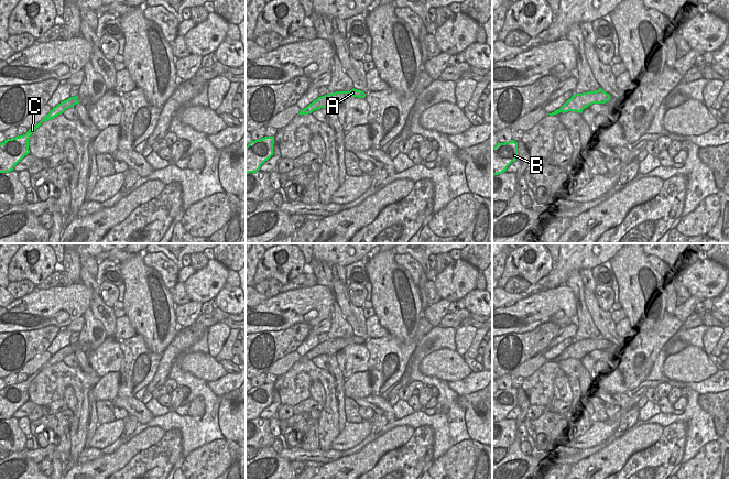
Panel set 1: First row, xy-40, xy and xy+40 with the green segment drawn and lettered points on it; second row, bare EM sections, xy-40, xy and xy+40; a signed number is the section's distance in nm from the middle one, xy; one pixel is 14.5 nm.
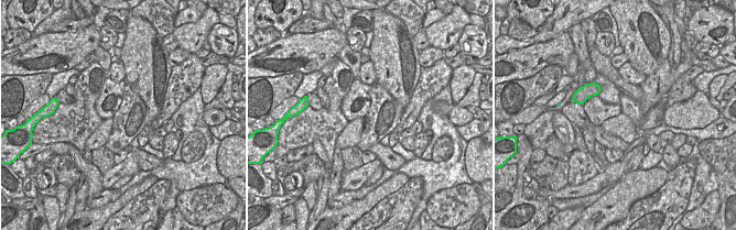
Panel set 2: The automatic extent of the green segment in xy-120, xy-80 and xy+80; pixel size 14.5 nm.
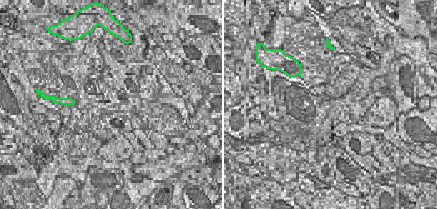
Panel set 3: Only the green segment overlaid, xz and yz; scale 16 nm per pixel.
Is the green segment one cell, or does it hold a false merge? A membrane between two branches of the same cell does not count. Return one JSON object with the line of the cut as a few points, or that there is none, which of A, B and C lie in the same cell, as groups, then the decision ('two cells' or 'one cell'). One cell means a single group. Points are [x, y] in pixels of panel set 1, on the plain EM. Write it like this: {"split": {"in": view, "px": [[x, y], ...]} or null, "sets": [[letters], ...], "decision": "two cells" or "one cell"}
{"split": null, "sets": [["A", "B", "C"]], "decision": "one cell"}

